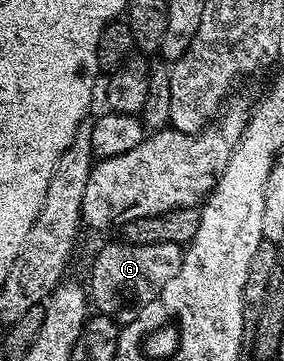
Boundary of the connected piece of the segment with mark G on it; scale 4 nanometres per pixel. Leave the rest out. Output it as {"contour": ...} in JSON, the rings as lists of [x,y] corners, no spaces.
{"contour":[[[108,243],[97,253],[92,263],[91,306],[99,314],[111,315],[117,321],[131,320],[132,311],[140,311],[159,300],[162,289],[170,285],[172,278],[178,277],[183,260],[184,251],[178,243]]]}

